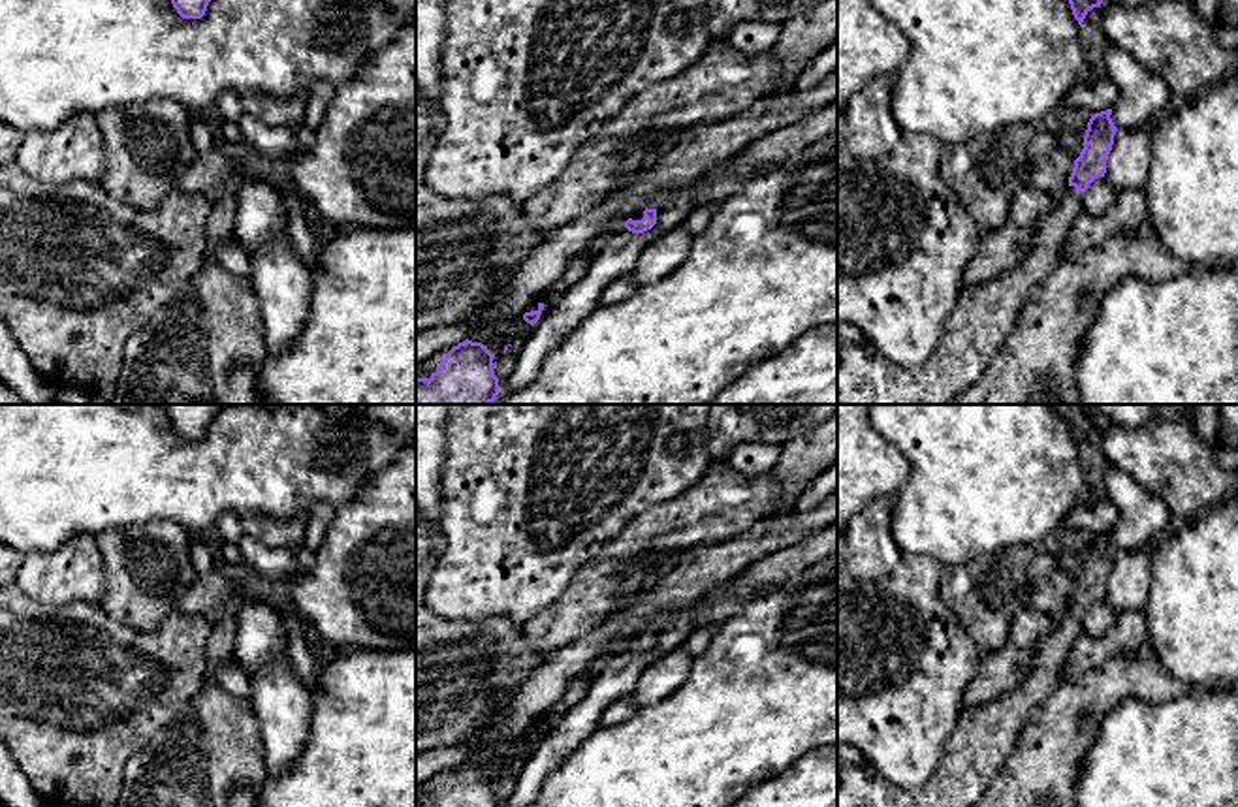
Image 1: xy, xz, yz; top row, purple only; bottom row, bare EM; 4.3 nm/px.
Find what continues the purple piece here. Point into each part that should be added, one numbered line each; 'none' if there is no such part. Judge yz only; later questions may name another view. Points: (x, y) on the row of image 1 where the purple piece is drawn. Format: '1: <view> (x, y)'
1: yz (983, 316)

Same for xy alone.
none

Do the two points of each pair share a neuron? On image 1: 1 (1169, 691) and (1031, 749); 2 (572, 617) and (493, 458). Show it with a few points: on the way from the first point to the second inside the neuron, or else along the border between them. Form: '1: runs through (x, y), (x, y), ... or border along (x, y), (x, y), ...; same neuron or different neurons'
1: runs through (1135, 685), (1103, 687), (1065, 723); same neuron
2: border along (589, 559), (578, 569), (569, 585), (527, 621); different neurons

